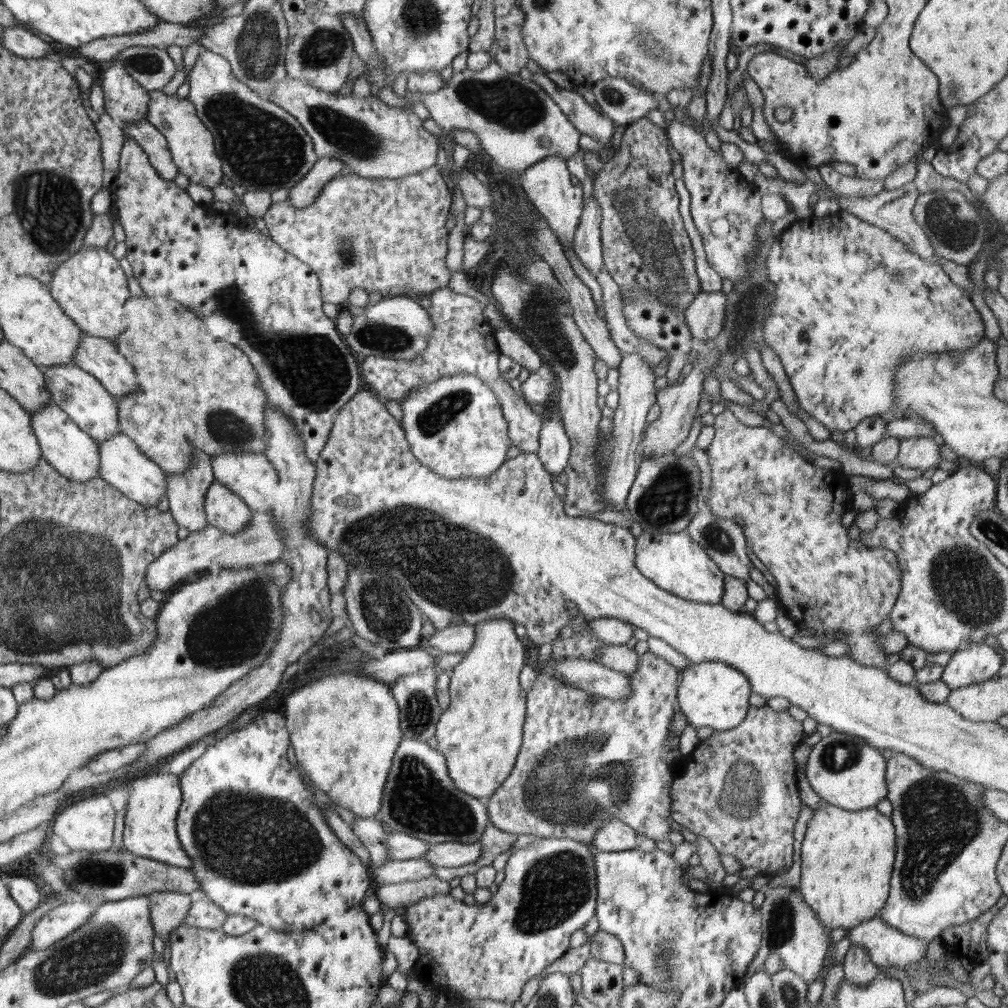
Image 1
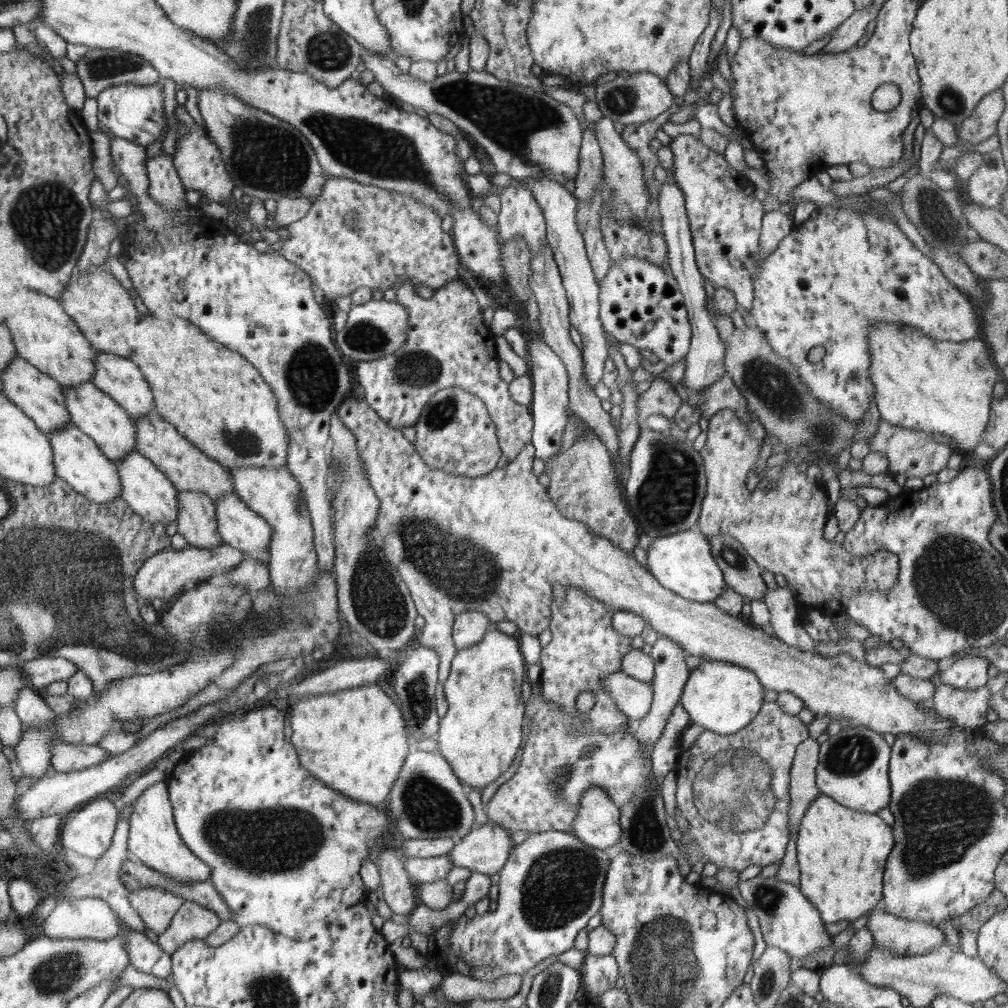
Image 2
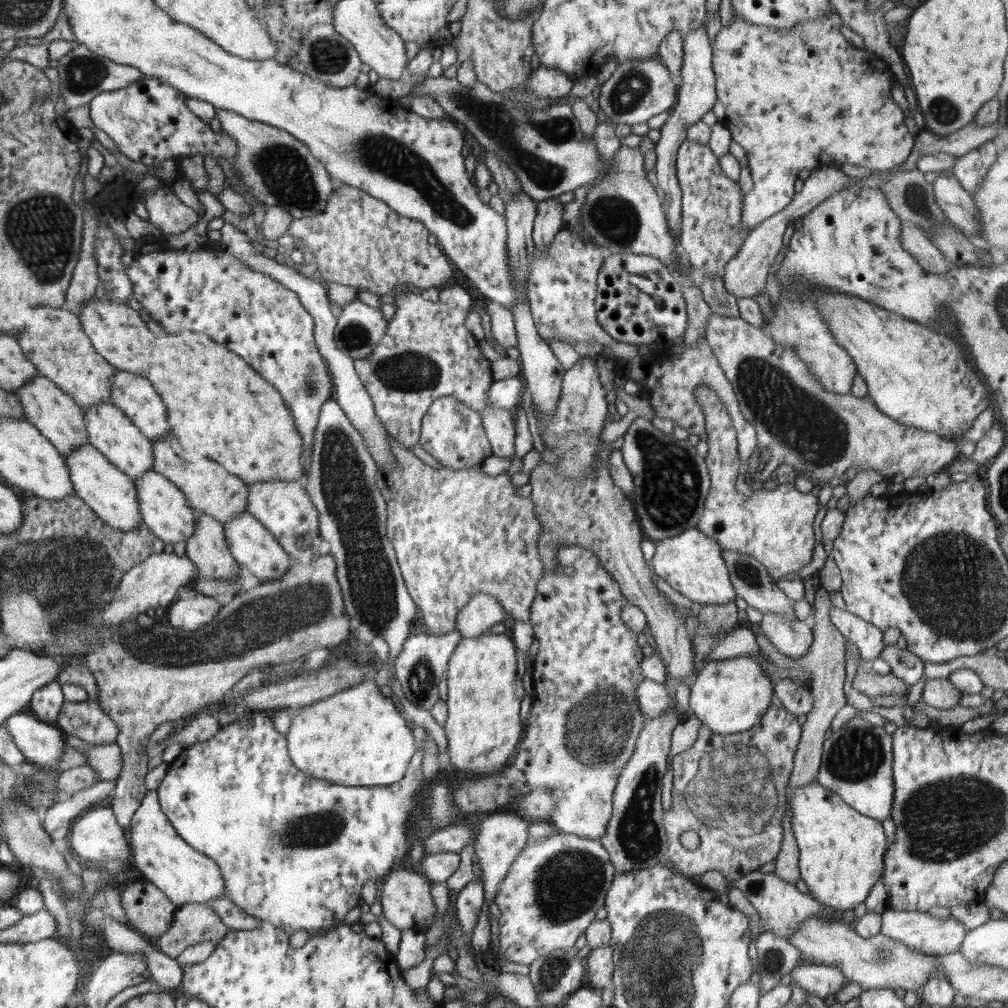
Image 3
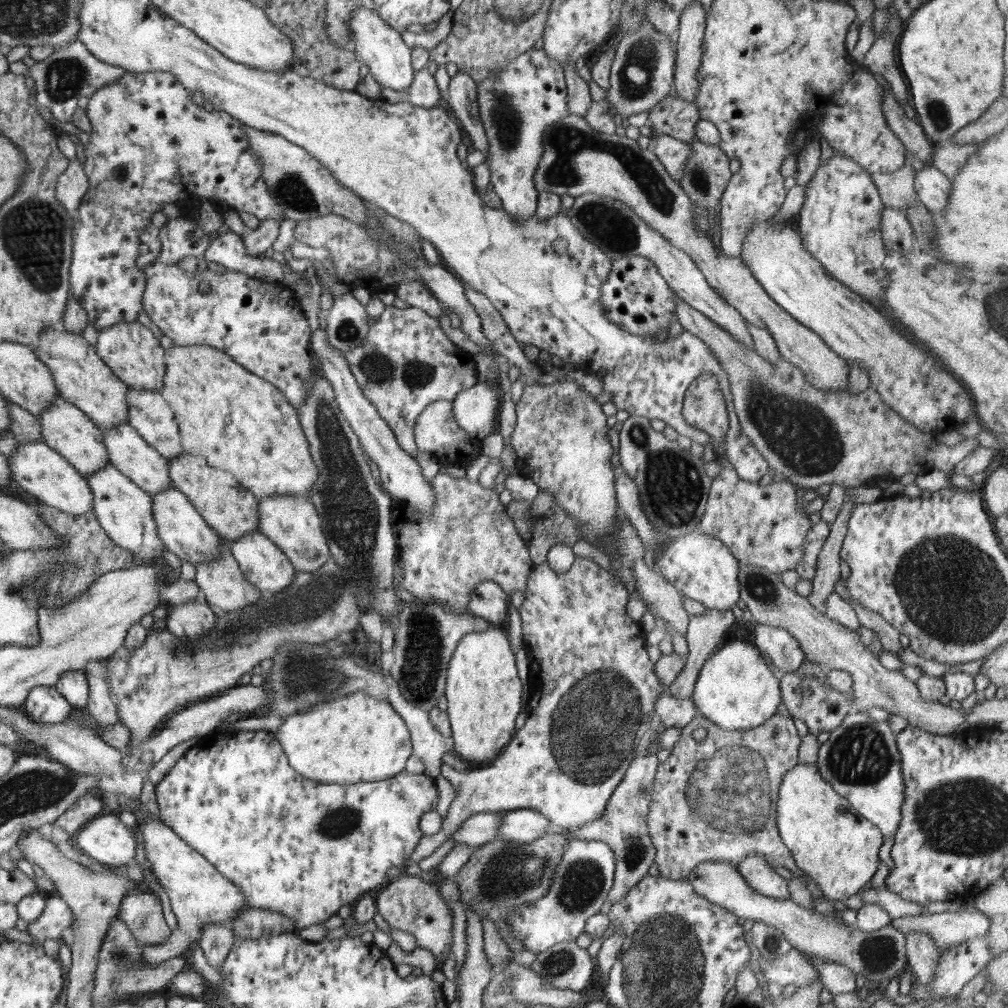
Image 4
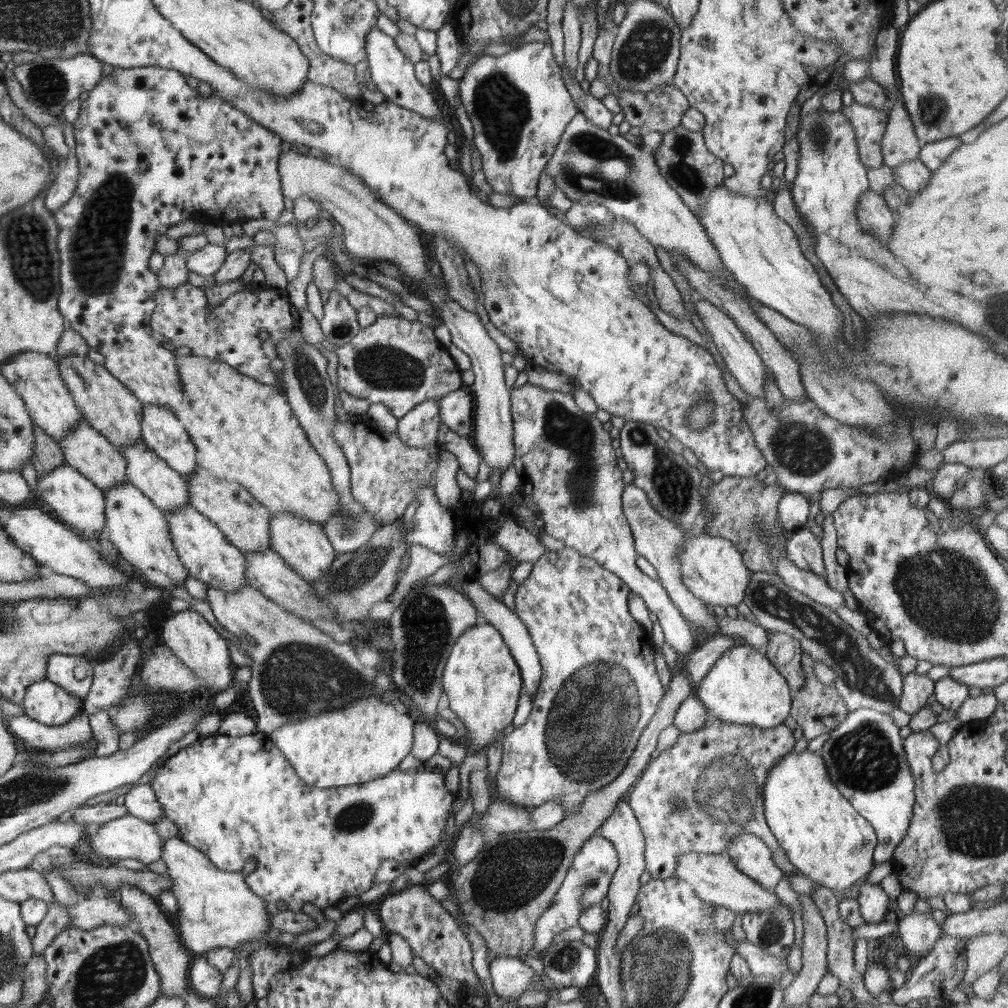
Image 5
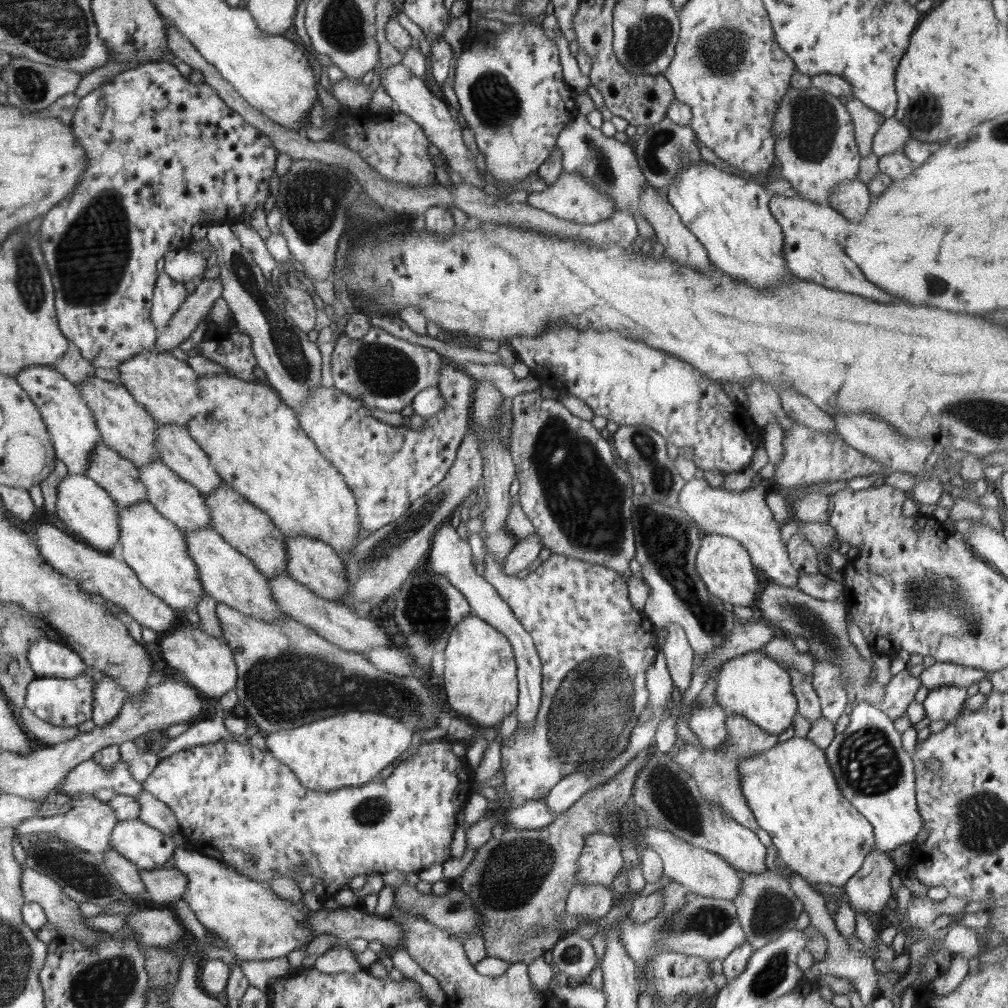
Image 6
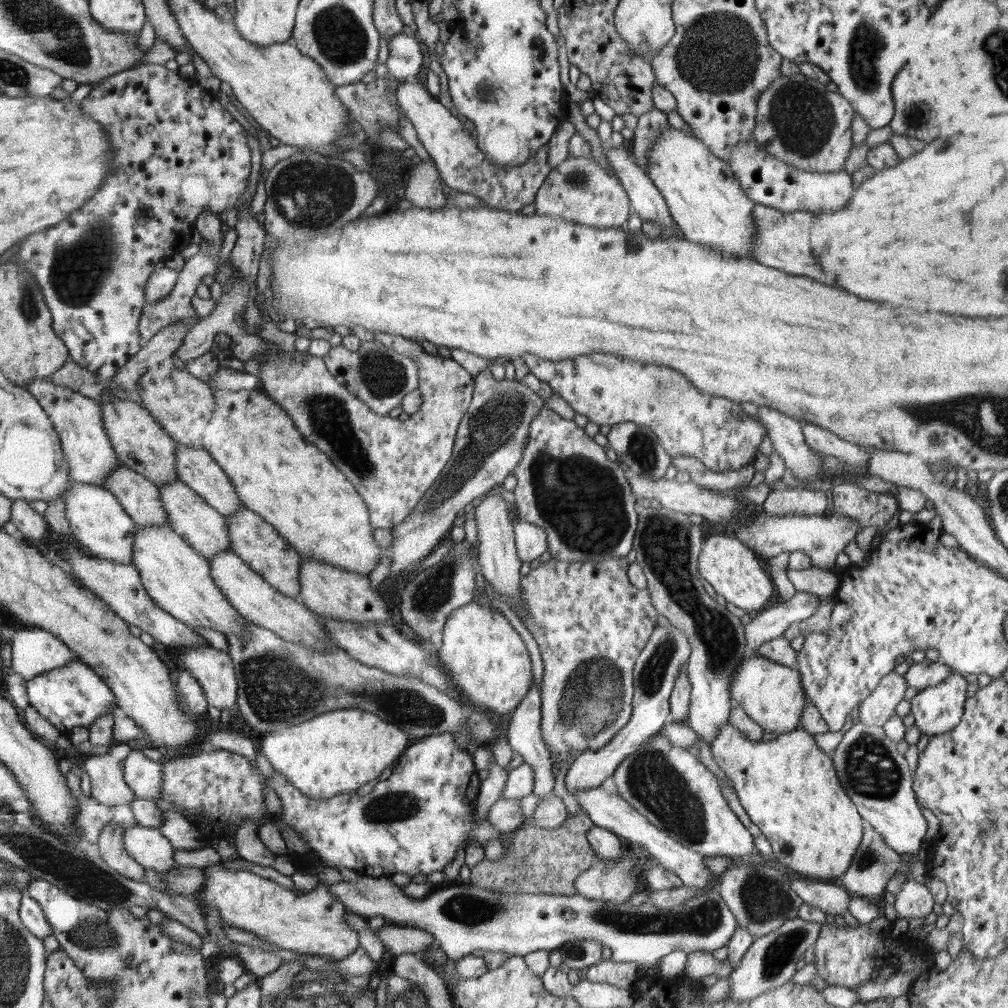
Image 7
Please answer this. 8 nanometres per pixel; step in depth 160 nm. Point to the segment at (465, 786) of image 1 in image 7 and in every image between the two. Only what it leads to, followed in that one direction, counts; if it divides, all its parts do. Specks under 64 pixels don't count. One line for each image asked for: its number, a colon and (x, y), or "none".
2: (481, 732)
3: (483, 726)
4: (484, 692)
5: (483, 683)
6: (480, 672)
7: (485, 657)

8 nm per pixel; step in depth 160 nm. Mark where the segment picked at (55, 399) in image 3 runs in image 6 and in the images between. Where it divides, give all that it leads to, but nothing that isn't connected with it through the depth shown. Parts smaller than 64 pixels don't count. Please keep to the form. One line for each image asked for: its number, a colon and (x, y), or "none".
4: (71, 432)
5: (84, 448)
6: (120, 477)

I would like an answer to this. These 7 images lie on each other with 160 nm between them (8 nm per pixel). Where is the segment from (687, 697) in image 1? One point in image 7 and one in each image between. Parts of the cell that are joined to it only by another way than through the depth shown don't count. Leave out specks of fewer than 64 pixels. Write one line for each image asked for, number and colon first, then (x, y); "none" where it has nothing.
2: (722, 697)
3: (728, 696)
4: (735, 689)
5: (743, 687)
6: (754, 685)
7: (772, 694)

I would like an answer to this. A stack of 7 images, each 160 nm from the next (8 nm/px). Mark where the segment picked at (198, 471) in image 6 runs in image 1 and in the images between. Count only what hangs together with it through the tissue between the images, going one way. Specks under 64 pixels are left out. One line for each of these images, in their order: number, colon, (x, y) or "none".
1: (97, 355)
2: (115, 375)
3: (131, 392)
4: (148, 412)
5: (161, 429)

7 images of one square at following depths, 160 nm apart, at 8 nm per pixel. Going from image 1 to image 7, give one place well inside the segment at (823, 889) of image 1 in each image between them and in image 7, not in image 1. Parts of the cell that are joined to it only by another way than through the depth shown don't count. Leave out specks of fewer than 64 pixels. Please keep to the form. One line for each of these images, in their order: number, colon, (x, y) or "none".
2: (842, 853)
3: (841, 851)
4: (830, 842)
5: (824, 837)
6: (818, 833)
7: (788, 786)

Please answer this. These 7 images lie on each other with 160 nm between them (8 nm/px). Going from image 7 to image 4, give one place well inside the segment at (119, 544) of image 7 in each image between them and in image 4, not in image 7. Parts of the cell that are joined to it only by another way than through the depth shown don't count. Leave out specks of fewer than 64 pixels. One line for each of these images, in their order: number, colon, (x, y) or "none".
4: (42, 471)
5: (78, 502)
6: (91, 515)

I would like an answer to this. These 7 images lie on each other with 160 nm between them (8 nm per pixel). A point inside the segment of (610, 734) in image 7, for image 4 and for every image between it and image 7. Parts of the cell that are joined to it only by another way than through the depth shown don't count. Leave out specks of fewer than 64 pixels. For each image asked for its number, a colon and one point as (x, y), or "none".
4: (592, 687)
5: (599, 688)
6: (595, 649)

